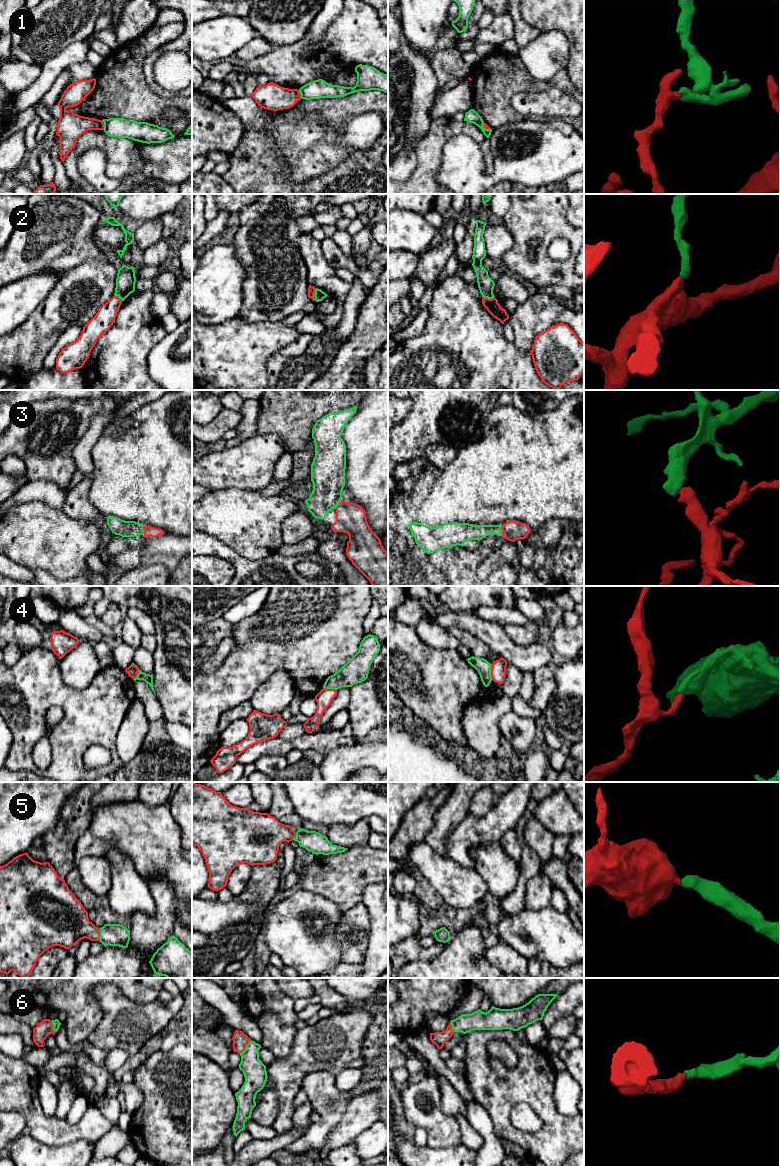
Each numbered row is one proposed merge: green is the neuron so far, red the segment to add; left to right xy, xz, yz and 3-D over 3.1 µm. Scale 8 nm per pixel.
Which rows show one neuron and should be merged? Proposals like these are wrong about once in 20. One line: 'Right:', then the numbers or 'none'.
Right: 2, 3, 5, 6

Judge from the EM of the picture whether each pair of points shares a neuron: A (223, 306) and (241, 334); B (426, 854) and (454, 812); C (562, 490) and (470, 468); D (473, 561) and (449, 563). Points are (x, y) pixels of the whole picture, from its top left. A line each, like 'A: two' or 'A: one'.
A: two
B: two
C: one
D: one

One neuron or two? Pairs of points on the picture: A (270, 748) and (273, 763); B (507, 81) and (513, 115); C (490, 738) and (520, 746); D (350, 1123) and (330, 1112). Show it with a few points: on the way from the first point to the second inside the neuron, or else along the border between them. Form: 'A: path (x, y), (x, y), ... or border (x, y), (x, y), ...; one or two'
A: border (284, 755), (261, 755), (253, 762); two
B: path (505, 89), (505, 107); one
C: border (509, 711), (499, 720), (500, 733); two
D: border (352, 1098), (341, 1120), (327, 1137); two

